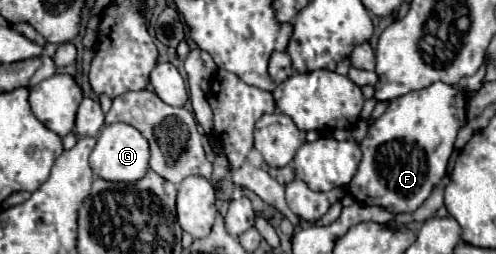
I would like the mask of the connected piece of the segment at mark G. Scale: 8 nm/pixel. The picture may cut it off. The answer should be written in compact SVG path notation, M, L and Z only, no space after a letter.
M128 123L104 125L98 133L96 147L90 153L90 167L94 175L106 181L116 181L116 183L132 183L132 181L142 179L150 169L148 161L150 161L148 141L142 137L142 133L136 127Z

